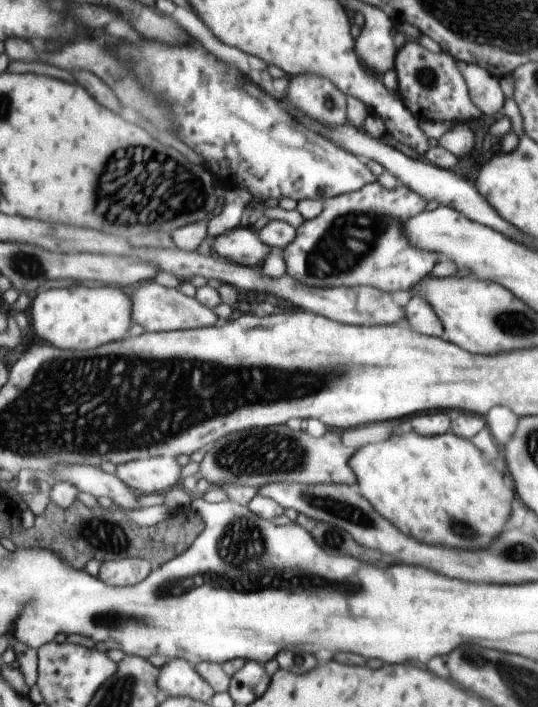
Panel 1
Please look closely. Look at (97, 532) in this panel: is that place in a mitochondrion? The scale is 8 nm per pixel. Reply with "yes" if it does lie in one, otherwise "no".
yes

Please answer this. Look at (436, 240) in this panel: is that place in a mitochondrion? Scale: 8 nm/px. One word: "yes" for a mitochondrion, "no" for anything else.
no

